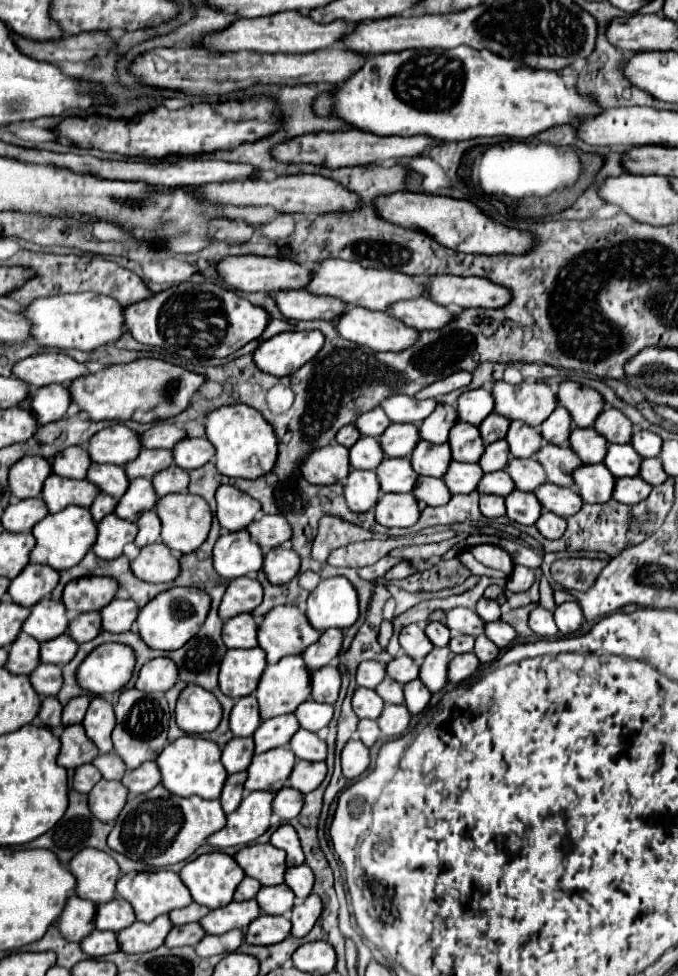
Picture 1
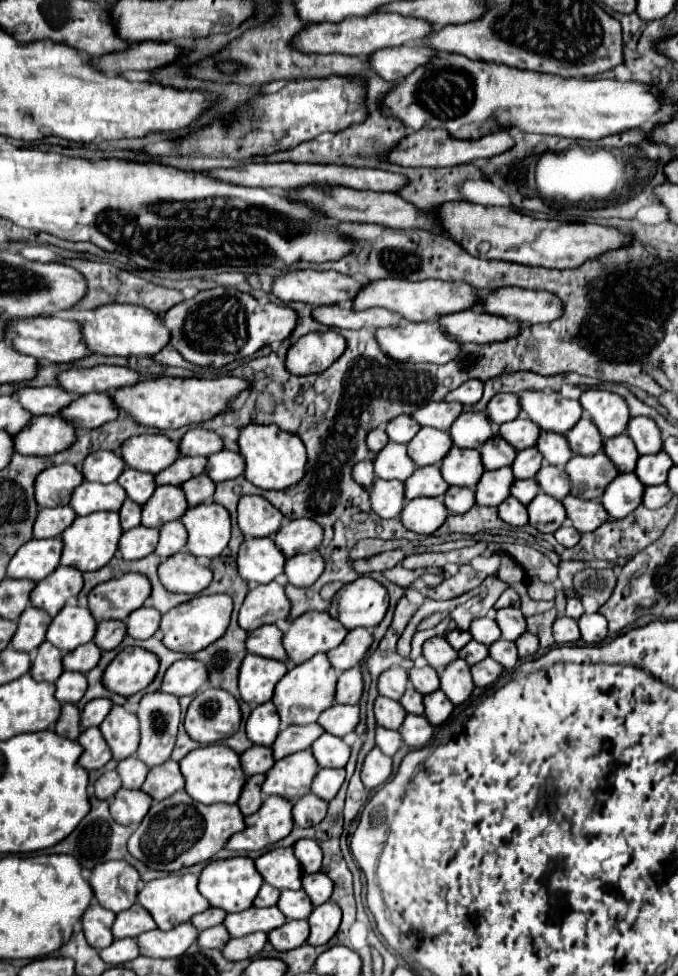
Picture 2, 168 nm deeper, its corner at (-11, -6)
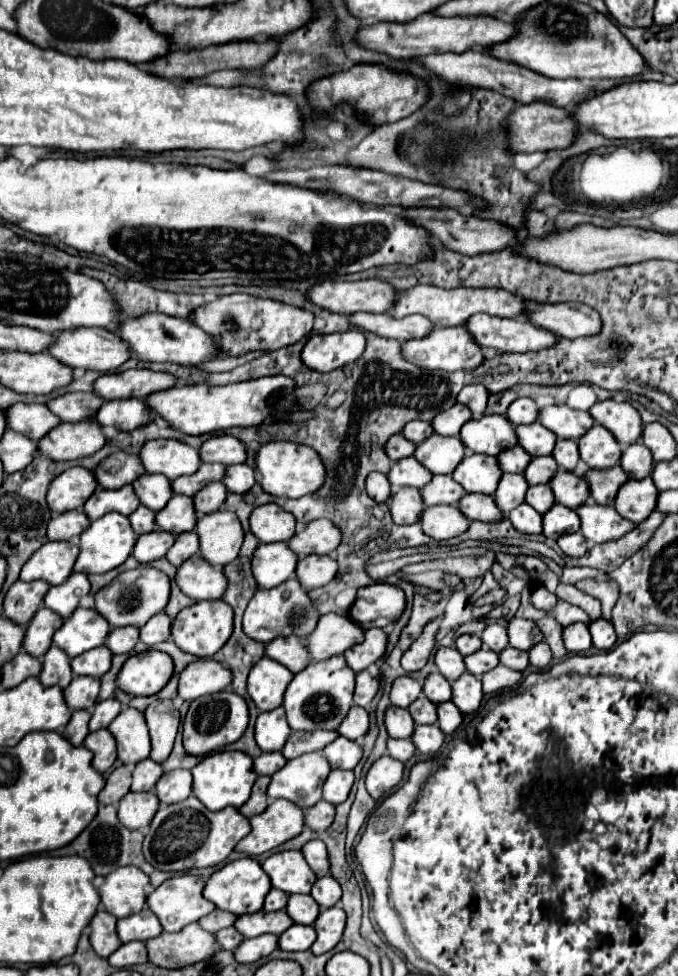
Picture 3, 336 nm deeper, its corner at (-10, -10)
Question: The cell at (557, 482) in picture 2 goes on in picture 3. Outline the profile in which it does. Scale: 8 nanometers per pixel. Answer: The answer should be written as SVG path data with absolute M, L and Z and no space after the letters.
M557 470L557 474L551 480L551 490L555 494L555 500L567 508L579 508L589 498L587 482L583 482L581 476L575 476L575 472Z

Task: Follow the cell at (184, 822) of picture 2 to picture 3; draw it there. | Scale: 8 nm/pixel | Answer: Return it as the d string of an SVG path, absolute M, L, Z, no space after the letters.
M195 796L183 802L161 806L149 824L149 832L143 840L143 854L149 864L157 870L183 872L193 868L207 868L221 864L235 848L235 844L251 832L249 818L245 818L237 808L227 806L219 812L205 808Z

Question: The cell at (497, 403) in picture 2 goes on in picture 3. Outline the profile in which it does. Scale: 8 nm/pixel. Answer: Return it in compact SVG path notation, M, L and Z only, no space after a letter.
M517 398L507 410L507 418L511 420L513 426L533 424L537 416L539 416L539 406L531 398Z

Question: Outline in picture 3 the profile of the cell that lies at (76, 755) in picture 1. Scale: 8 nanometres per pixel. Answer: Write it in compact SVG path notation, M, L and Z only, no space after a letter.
M109 730L89 732L83 746L95 754L93 766L97 772L109 770L113 766L113 762L117 760L117 744L115 744L115 738Z

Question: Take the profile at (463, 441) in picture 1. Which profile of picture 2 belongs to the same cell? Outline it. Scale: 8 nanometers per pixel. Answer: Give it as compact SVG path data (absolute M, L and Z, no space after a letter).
M496 436L496 438L488 440L488 444L480 446L480 456L484 460L486 470L496 470L502 466L510 466L516 456L516 450L506 440Z

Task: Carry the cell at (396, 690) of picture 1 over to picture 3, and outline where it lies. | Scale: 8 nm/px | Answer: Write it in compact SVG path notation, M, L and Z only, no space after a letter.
M419 696L419 700L415 700L409 706L409 712L415 720L415 724L435 724L437 722L437 706L427 700L427 696Z

